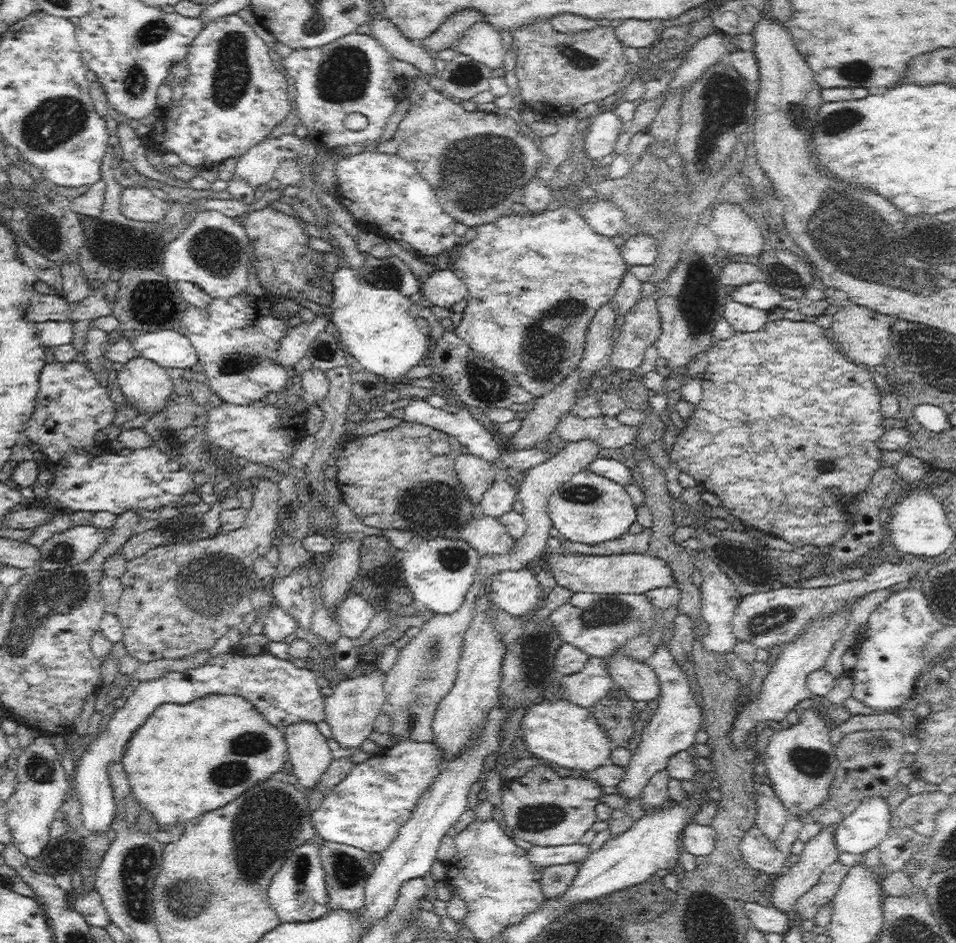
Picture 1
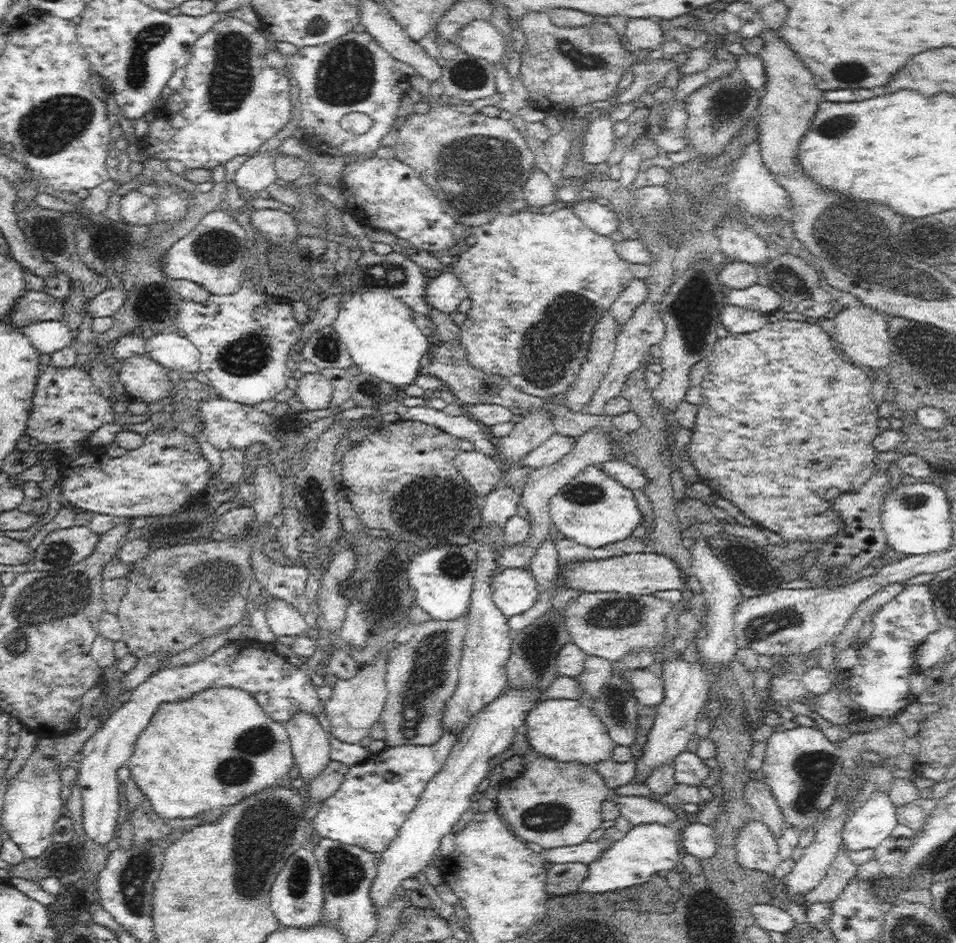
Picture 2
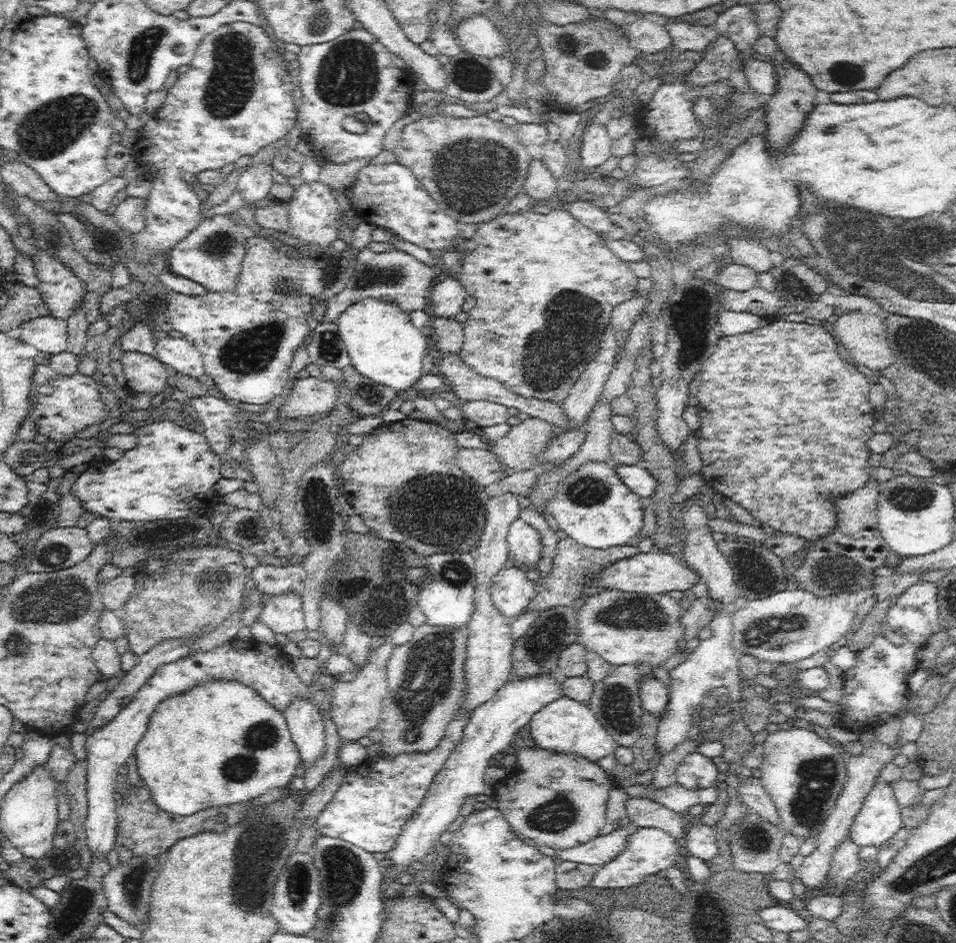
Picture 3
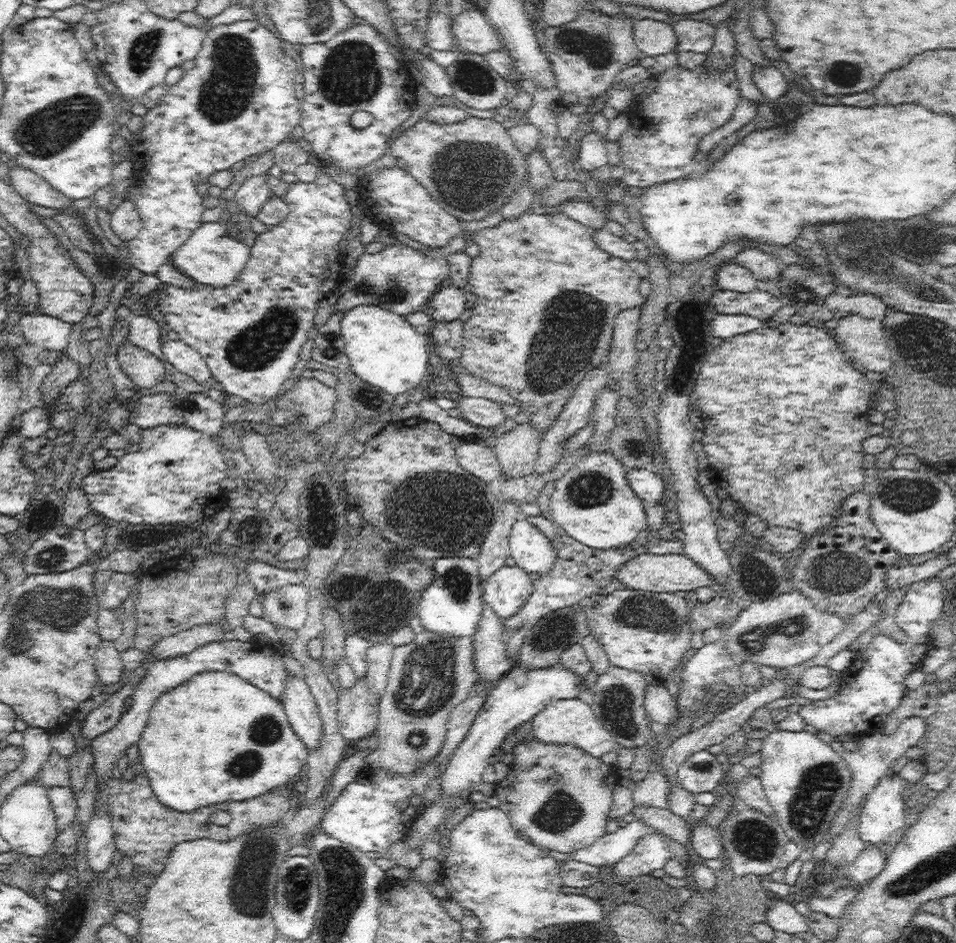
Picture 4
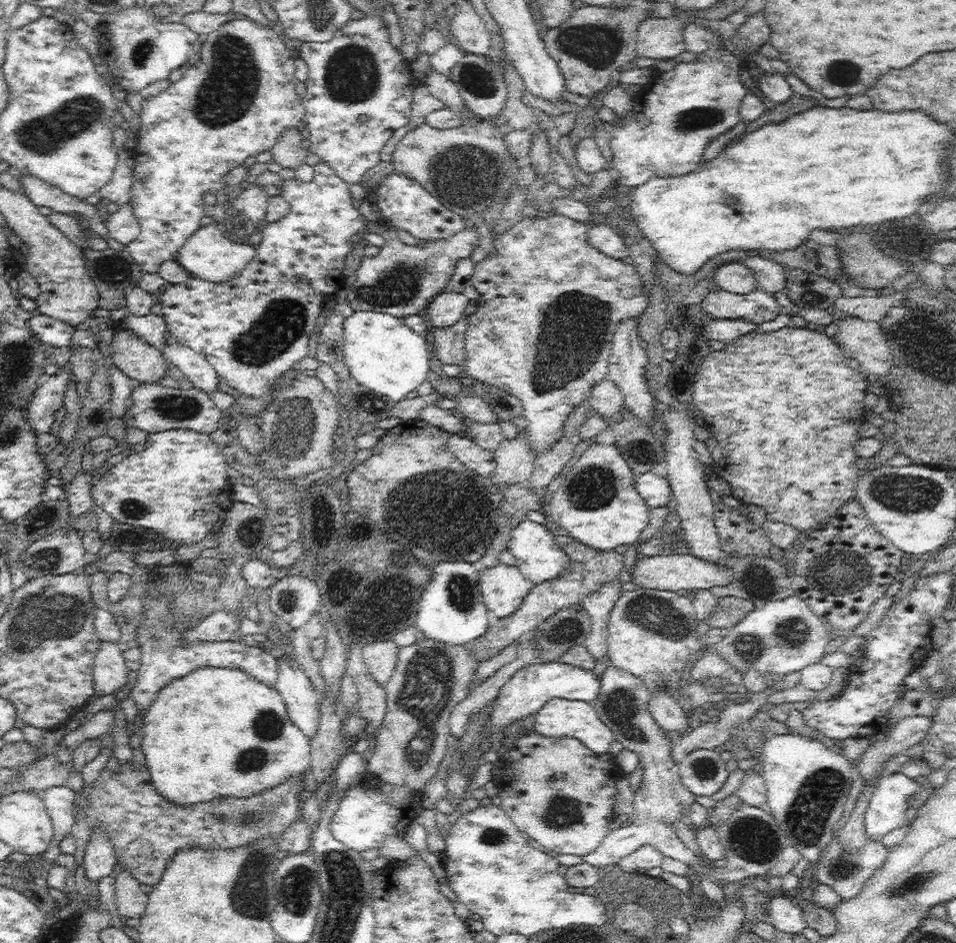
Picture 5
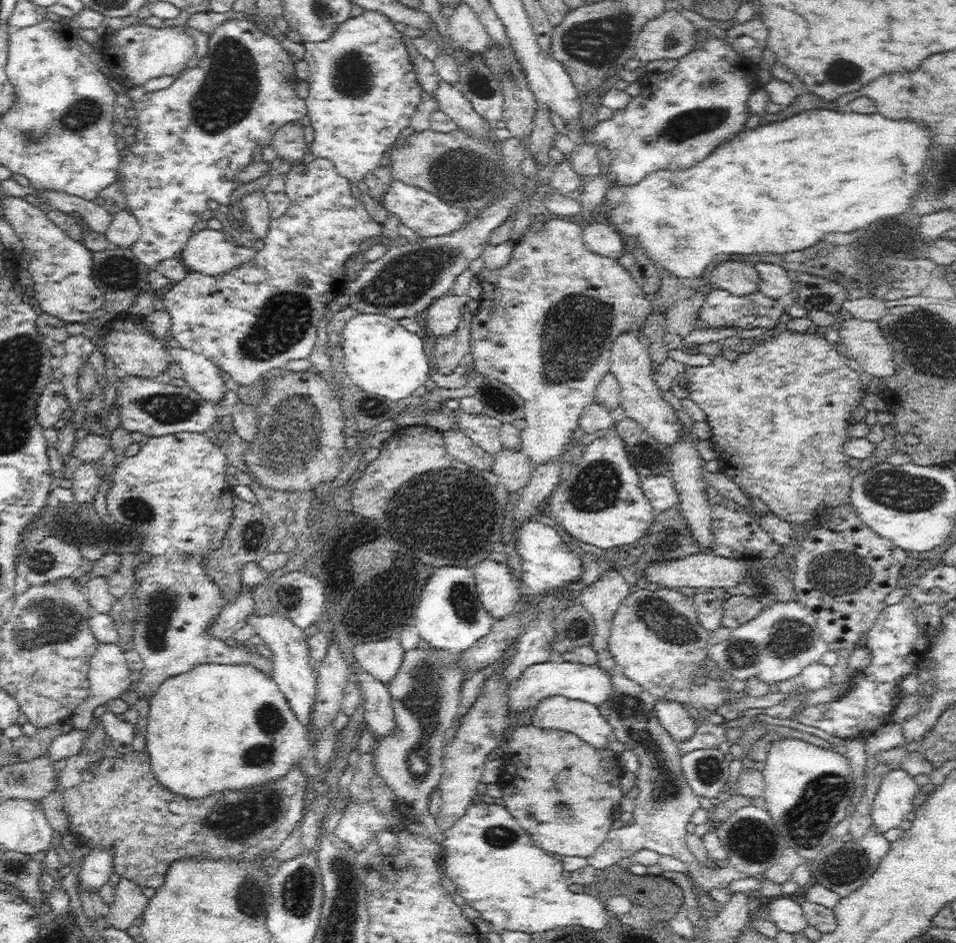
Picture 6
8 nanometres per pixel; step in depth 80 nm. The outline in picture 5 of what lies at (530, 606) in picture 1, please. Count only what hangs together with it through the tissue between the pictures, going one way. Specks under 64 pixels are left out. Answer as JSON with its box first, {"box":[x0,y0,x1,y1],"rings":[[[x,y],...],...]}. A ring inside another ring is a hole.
{"box":[479,563,534,620],"rings":[[[498,563],[487,569],[480,567],[479,575],[482,601],[497,620],[516,612],[534,586],[517,565]]]}

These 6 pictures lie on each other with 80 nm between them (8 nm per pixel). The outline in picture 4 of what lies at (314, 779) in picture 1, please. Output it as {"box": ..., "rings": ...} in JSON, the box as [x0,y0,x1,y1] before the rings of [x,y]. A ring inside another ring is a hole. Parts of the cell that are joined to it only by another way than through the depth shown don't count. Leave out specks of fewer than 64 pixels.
{"box":[283,675,323,752],"rings":[[[288,675],[283,684],[283,709],[292,732],[298,735],[309,752],[314,752],[322,736],[323,724],[314,696],[305,679]]]}

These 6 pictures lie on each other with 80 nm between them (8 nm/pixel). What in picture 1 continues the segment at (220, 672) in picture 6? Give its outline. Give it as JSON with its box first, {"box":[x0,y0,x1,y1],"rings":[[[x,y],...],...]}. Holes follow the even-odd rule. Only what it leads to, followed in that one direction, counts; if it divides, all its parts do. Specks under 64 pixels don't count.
{"box":[120,694,288,831],"rings":[[[209,694],[186,704],[158,706],[135,730],[120,762],[140,808],[150,811],[159,830],[164,831],[181,822],[193,822],[202,814],[232,802],[252,786],[280,772],[288,759],[283,728],[271,725],[250,701],[238,695]]]}

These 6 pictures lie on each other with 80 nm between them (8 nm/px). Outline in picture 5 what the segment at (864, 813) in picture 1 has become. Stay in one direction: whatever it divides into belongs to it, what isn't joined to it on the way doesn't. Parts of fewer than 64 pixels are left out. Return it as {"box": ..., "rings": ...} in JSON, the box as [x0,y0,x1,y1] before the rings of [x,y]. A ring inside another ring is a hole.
{"box":[864,770,921,841],"rings":[[[900,770],[883,773],[864,814],[867,838],[880,841],[890,830],[904,826],[908,822],[905,811],[909,797],[920,787],[921,784]]]}

